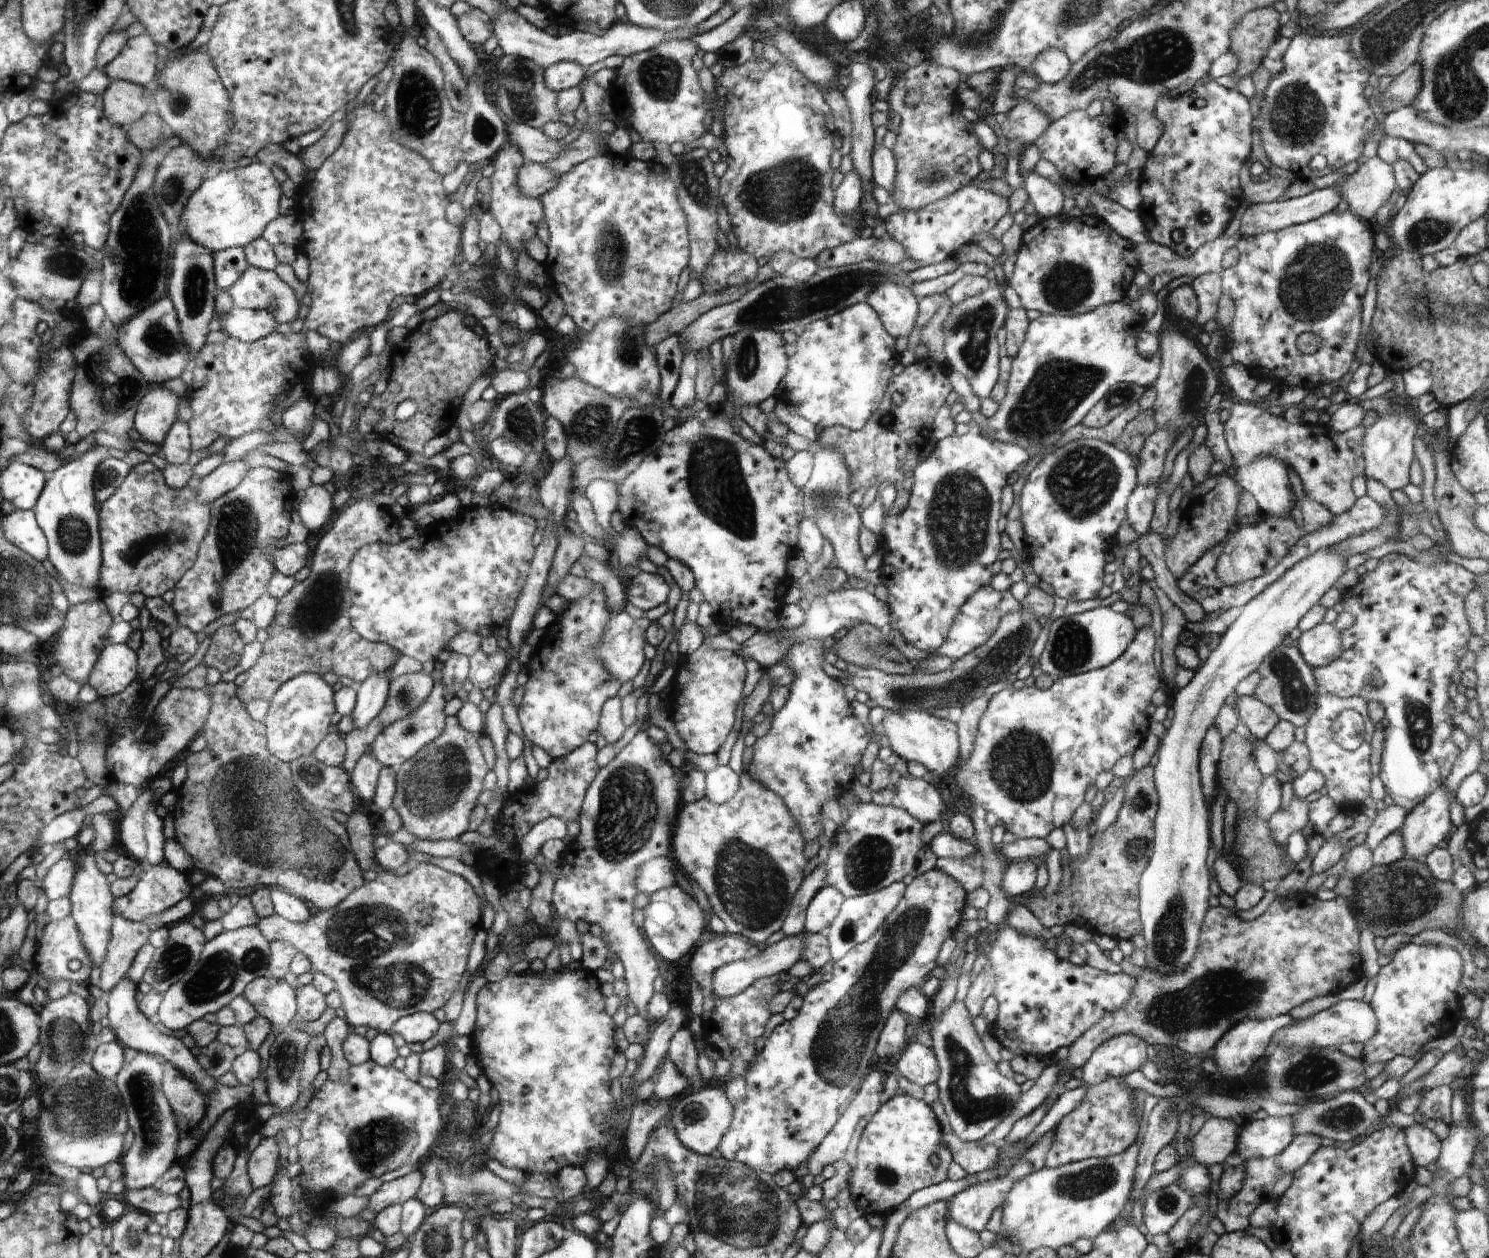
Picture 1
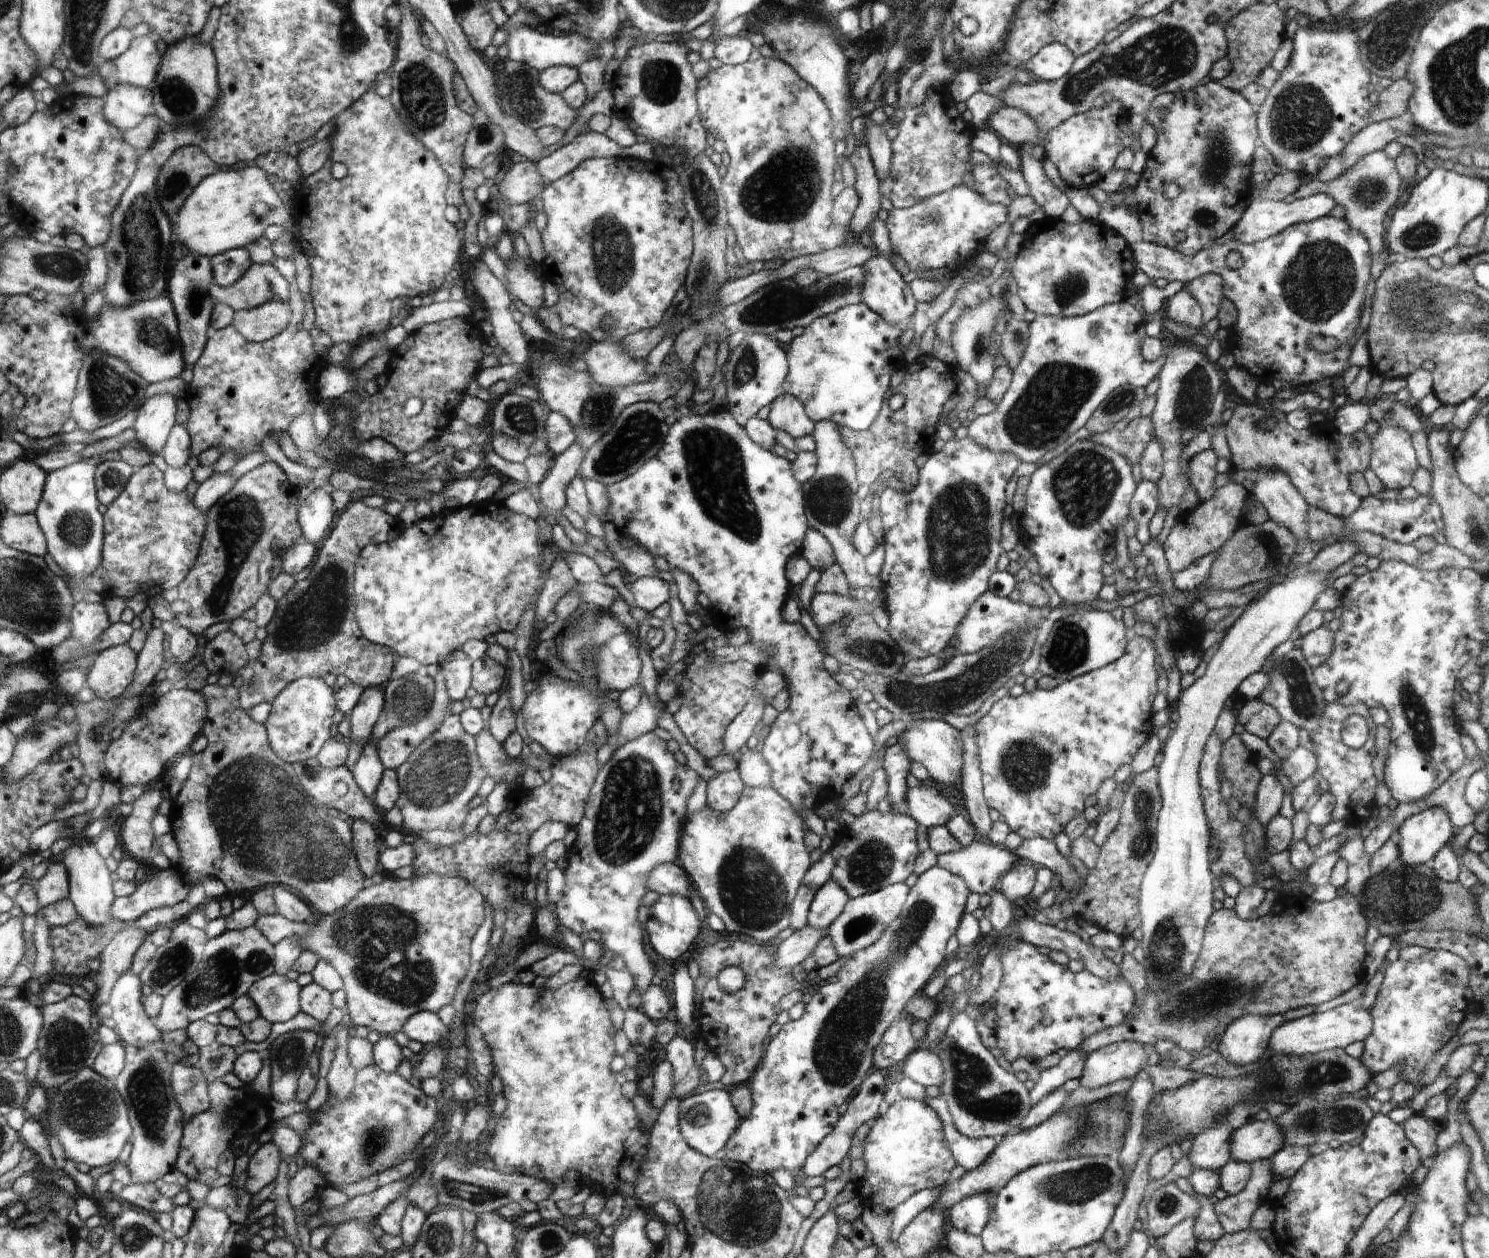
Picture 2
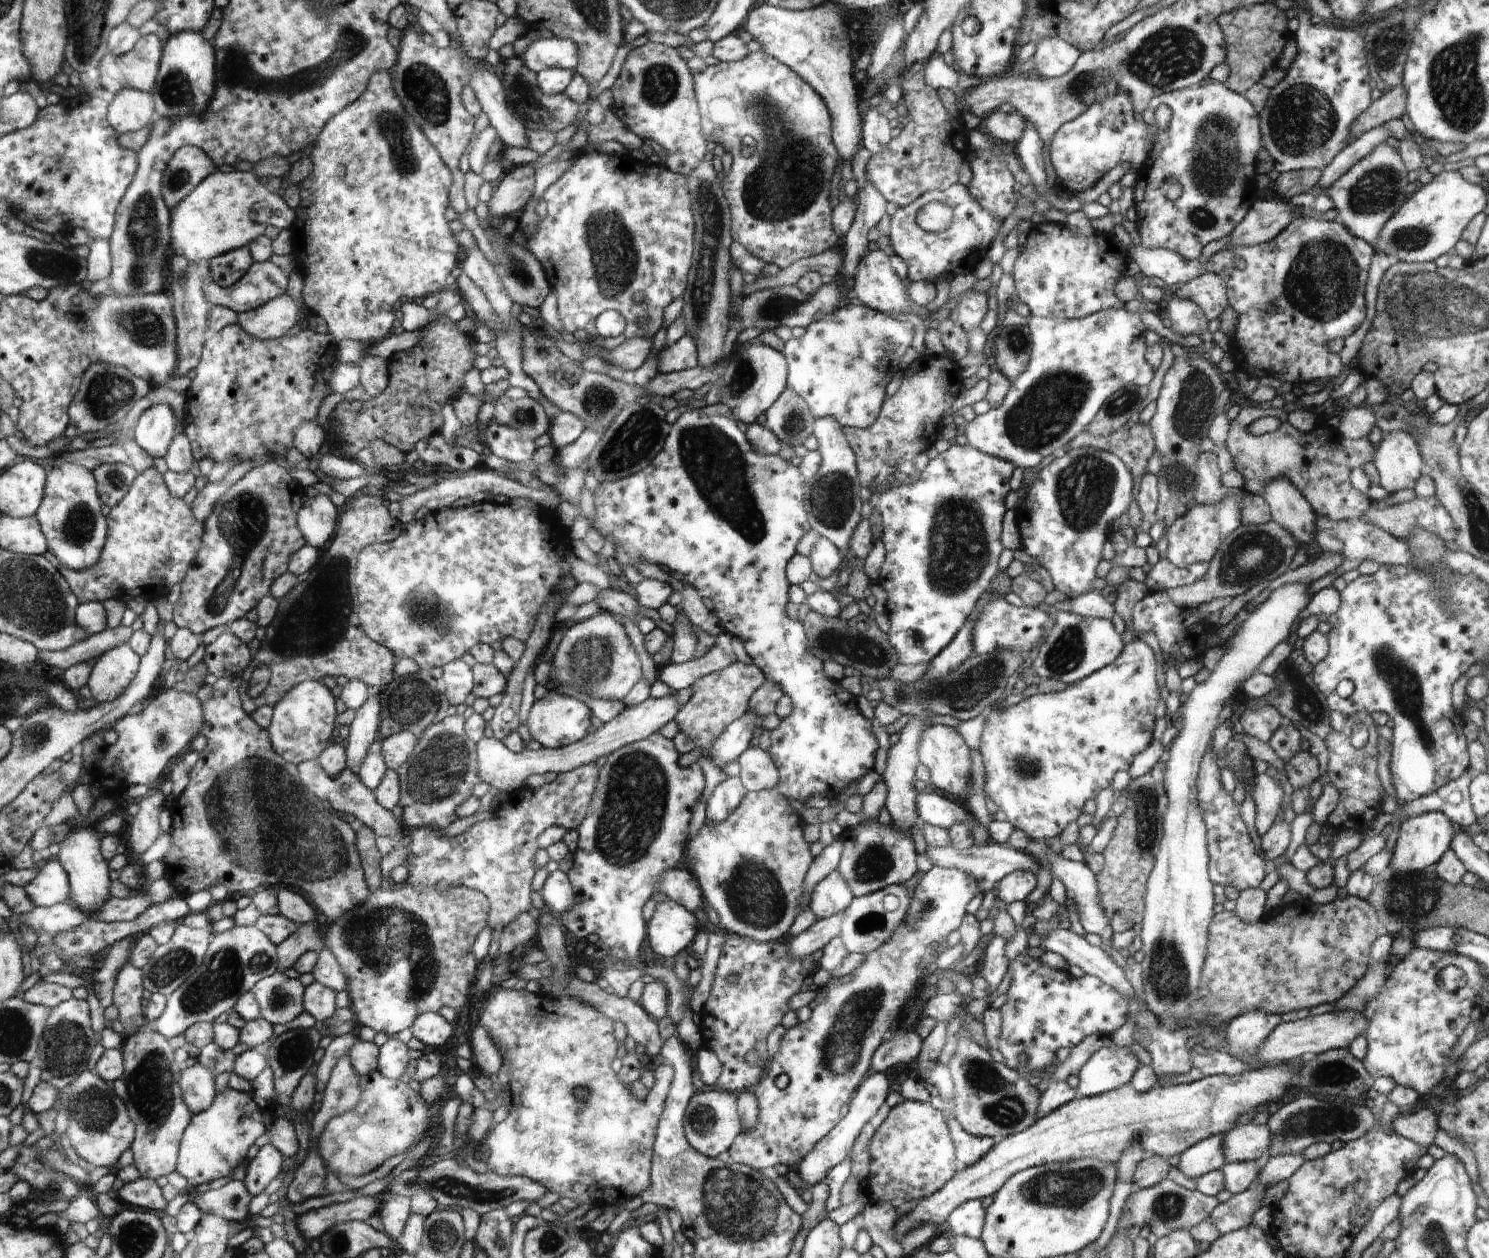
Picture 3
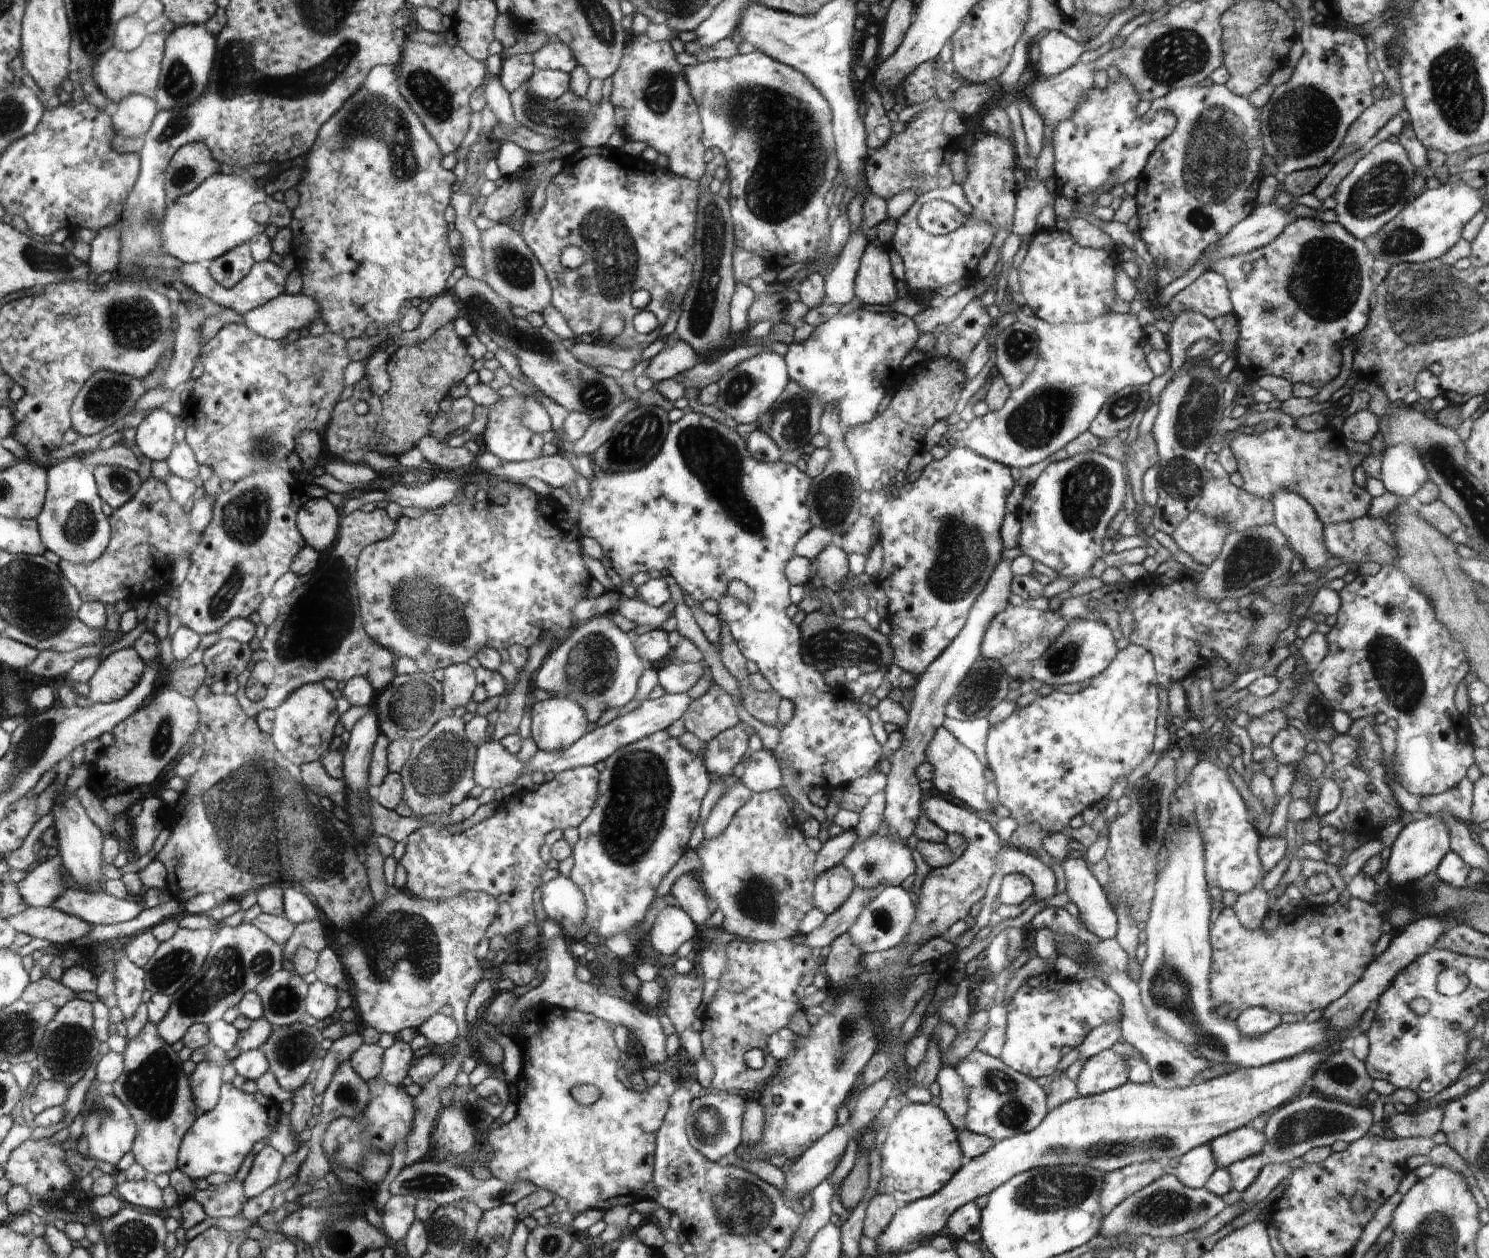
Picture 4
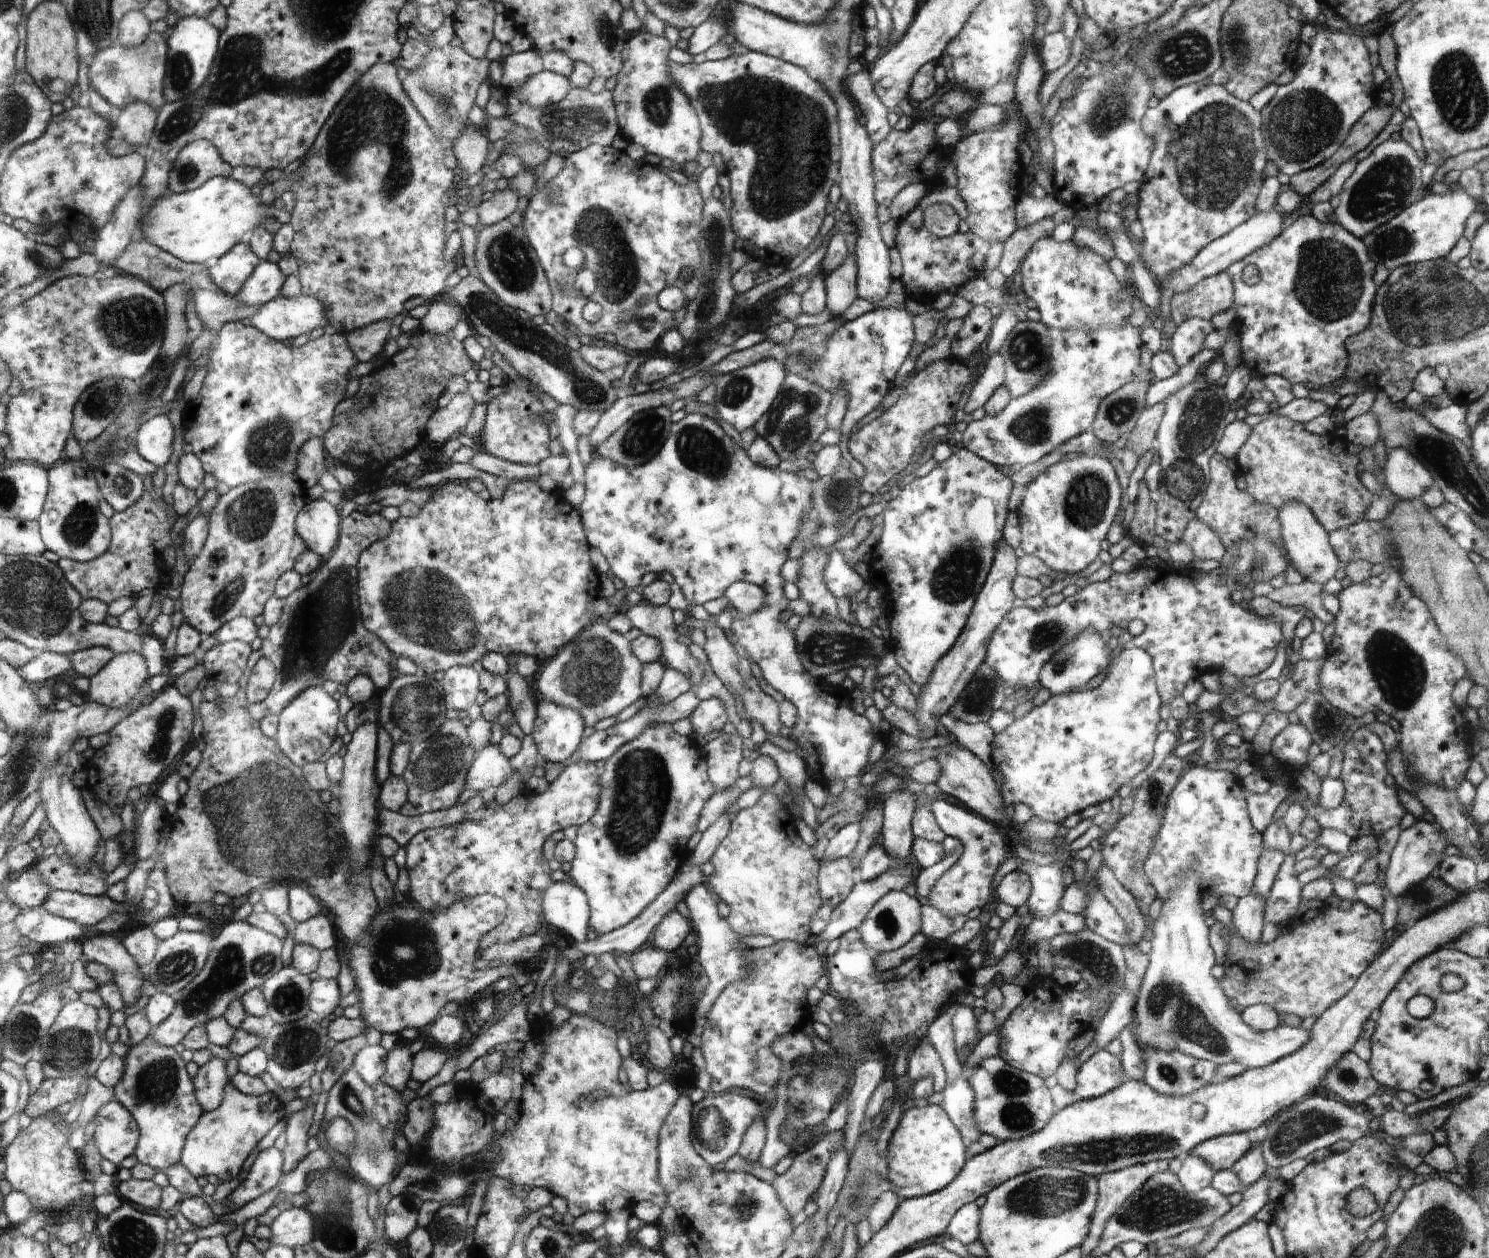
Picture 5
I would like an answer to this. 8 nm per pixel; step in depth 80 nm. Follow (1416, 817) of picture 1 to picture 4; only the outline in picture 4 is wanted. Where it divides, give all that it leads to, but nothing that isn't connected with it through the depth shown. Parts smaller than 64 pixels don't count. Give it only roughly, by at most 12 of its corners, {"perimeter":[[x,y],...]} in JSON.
{"perimeter":[[1440,814],[1410,822],[1391,846],[1390,884],[1422,879],[1450,850]]}

